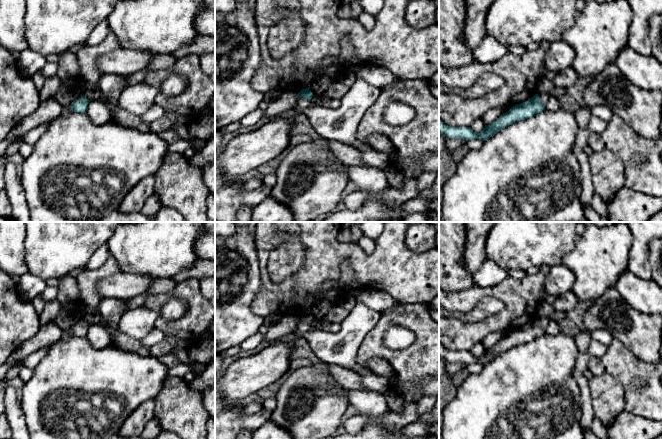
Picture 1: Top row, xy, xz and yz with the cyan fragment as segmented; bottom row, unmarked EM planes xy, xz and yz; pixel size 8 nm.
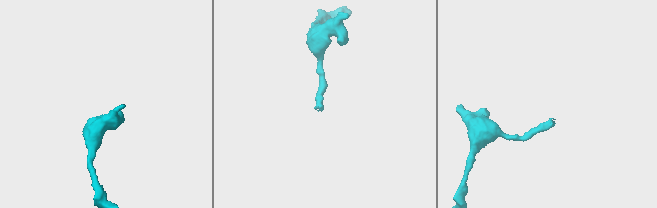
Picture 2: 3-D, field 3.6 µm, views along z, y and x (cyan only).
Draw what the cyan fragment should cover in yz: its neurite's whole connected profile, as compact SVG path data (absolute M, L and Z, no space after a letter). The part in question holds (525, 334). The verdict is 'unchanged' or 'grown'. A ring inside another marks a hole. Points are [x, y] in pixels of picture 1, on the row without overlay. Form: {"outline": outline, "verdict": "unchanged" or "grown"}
{"outline": "M535 318L529 325L517 328L501 339L495 346L485 349L481 356L474 356L470 351L450 351L439 343L439 357L453 363L466 365L479 363L485 365L494 360L501 353L517 346L525 344L545 334L545 329L553 320L550 318Z", "verdict": "grown"}

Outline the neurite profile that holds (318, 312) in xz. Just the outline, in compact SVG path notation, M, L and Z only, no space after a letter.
M322 300L311 309L309 314L313 317L313 319L324 319L325 315L333 306L335 306L334 302L330 300Z

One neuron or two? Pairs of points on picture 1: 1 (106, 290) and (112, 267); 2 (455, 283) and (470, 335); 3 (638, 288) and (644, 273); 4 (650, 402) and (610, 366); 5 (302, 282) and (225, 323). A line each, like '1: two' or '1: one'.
1: two
2: two
3: two
4: one
5: two

